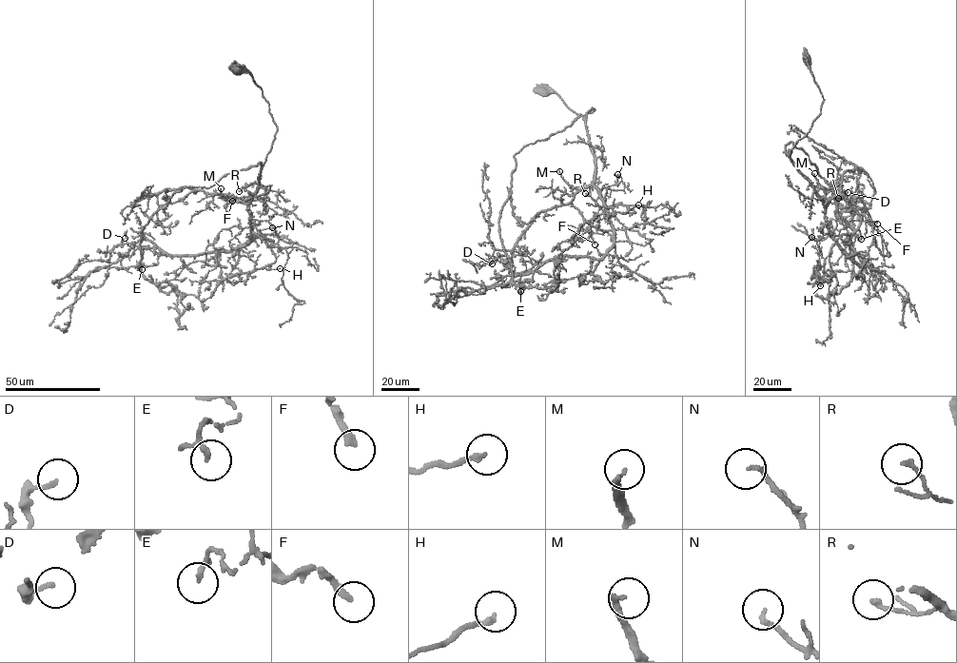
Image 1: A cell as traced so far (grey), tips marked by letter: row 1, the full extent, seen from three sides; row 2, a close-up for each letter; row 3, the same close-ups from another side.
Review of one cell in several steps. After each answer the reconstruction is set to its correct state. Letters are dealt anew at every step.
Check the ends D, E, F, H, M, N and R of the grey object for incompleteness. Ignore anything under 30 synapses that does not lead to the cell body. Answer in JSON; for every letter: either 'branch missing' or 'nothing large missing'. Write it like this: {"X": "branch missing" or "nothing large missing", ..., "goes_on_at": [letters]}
{"D": "nothing large missing", "E": "nothing large missing", "F": "branch missing", "H": "nothing large missing", "M": "branch missing", "N": "branch missing", "R": "nothing large missing", "goes_on_at": ["F", "M", "N"]}

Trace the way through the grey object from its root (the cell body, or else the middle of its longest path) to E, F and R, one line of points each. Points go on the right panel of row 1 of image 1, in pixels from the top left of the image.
E: (808, 61), (823, 103), (790, 157), (822, 201), (830, 235), (864, 265), (849, 238), (860, 221), (861, 239)
F: (808, 61), (823, 103), (811, 127), (790, 151), (790, 160), (822, 204), (843, 195), (877, 224)
R: (808, 61), (823, 103), (811, 127), (796, 142), (790, 157), (816, 195), (825, 201), (838, 198)

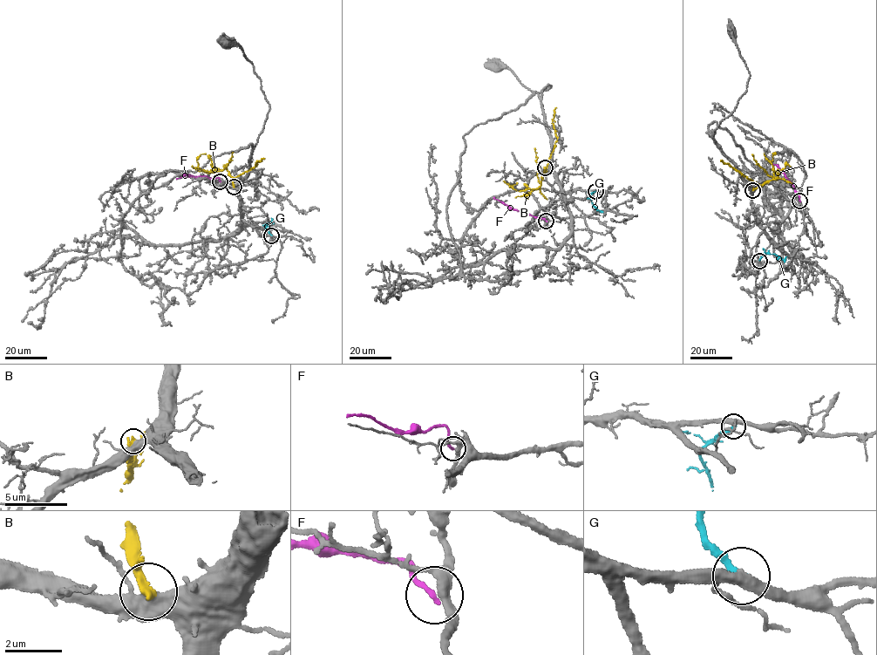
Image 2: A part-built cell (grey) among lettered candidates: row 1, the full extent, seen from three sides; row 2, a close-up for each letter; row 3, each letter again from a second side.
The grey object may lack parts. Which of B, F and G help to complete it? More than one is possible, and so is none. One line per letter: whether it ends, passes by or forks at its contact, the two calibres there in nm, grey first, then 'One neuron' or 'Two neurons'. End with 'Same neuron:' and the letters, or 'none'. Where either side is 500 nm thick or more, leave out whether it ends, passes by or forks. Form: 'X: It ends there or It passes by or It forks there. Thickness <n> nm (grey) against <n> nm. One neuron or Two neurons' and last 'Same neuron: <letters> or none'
B: It passes by. Thickness 400 nm (grey) against 240 nm. Two neurons
F: It ends there. Thickness 280 nm (grey) against 180 nm. Two neurons
G: It ends there. Thickness 320 nm (grey) against 240 nm. One neuron
Same neuron: G

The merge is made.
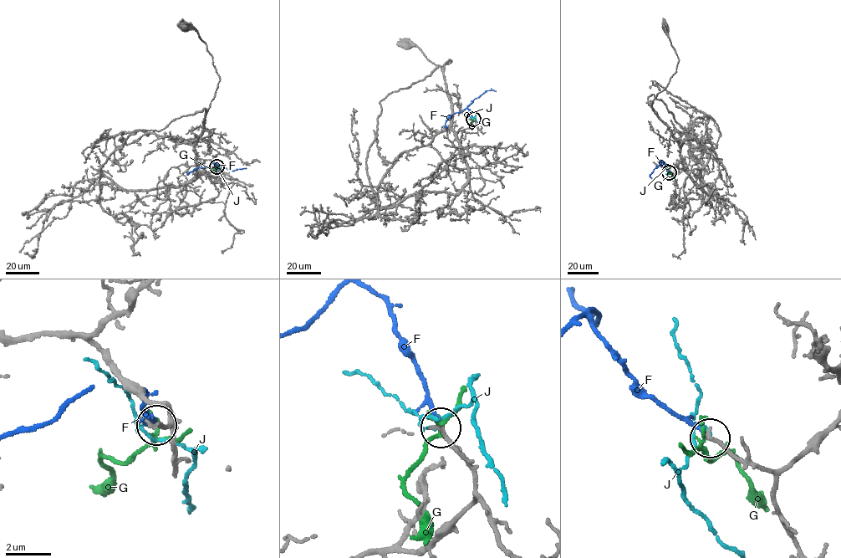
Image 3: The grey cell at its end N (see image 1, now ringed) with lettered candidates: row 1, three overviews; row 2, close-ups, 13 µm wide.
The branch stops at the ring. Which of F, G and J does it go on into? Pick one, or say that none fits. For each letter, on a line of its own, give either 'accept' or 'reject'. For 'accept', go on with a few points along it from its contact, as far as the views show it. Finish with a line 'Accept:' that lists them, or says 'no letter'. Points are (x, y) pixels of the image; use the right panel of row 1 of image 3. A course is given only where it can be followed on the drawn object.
F: accept; course (669, 172), (660, 164), (649, 175), (653, 179)
G: reject
J: reject
Accept: F

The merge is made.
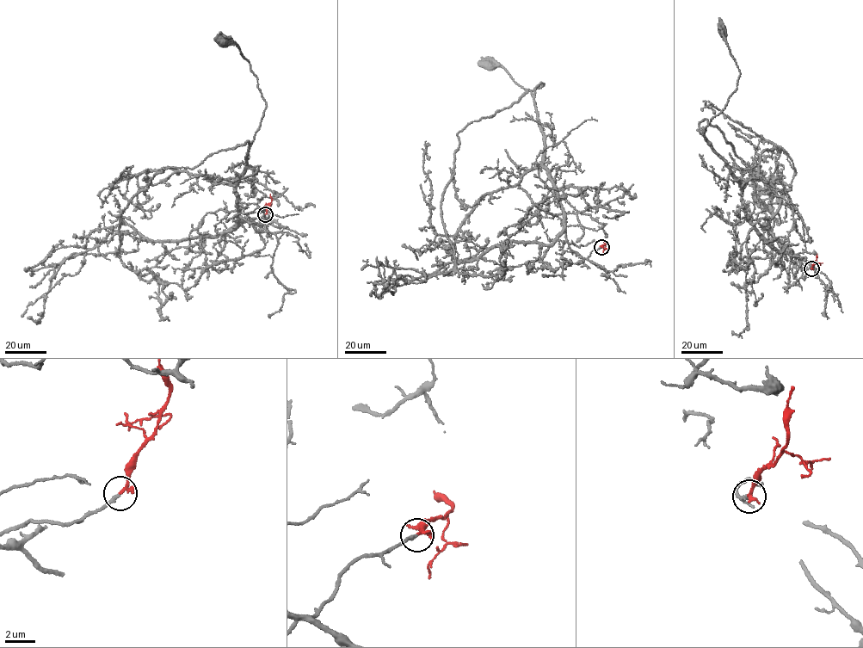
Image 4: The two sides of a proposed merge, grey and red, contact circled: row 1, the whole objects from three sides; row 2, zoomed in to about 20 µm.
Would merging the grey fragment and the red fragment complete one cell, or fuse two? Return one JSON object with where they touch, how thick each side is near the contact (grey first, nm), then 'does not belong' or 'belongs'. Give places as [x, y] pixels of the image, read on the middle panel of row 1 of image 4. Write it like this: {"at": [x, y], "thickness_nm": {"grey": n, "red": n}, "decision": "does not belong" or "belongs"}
{"at": [601, 247], "thickness_nm": {"grey": 240, "red": 180}, "decision": "belongs"}

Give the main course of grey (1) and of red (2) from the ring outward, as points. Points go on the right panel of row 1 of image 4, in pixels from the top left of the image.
1: (811, 268), (760, 234), (743, 206), (740, 182), (703, 135), (738, 79), (723, 32)
2: (811, 268), (816, 261), (817, 253)

